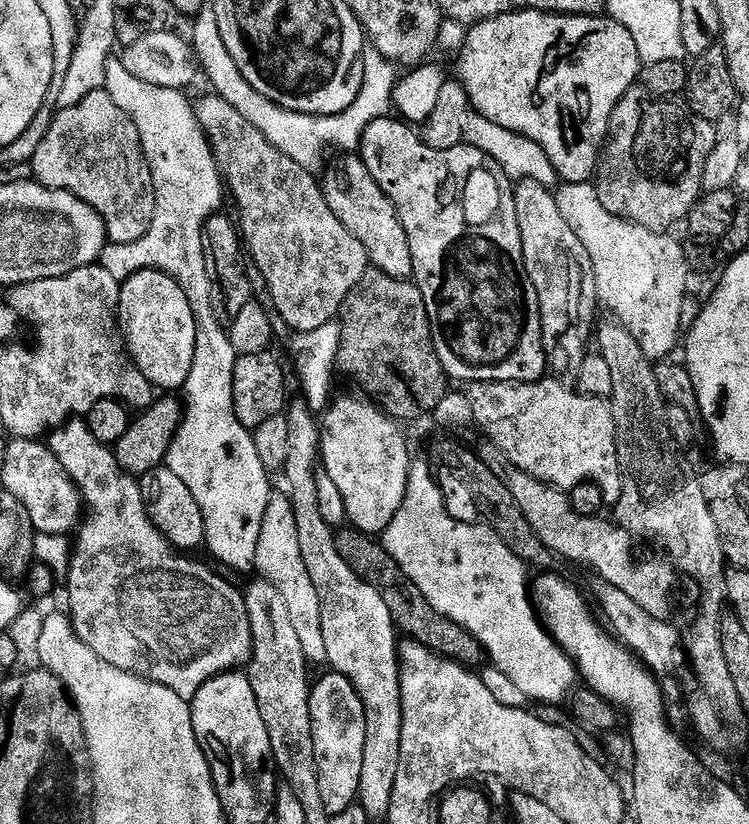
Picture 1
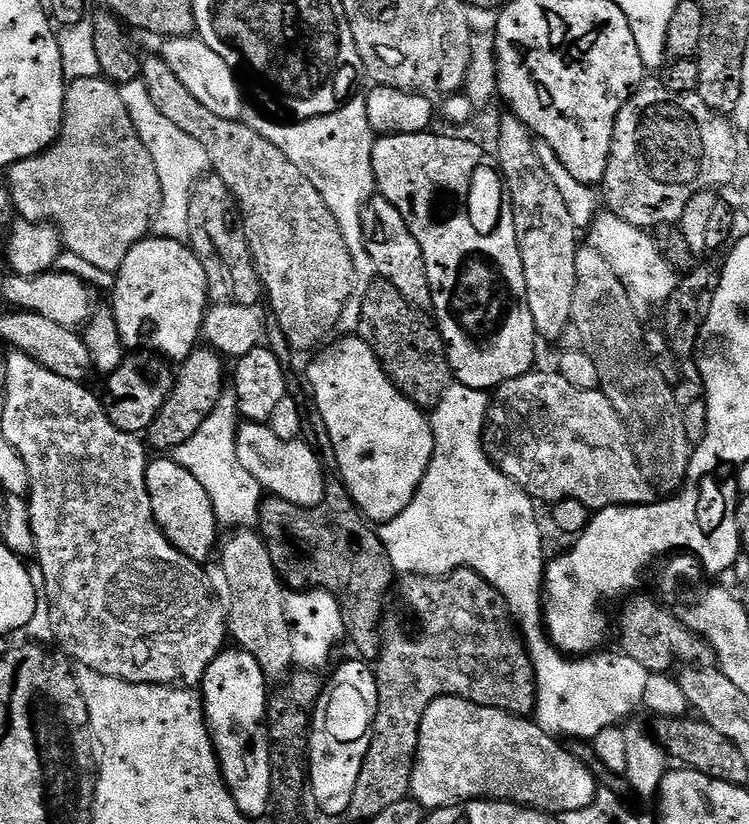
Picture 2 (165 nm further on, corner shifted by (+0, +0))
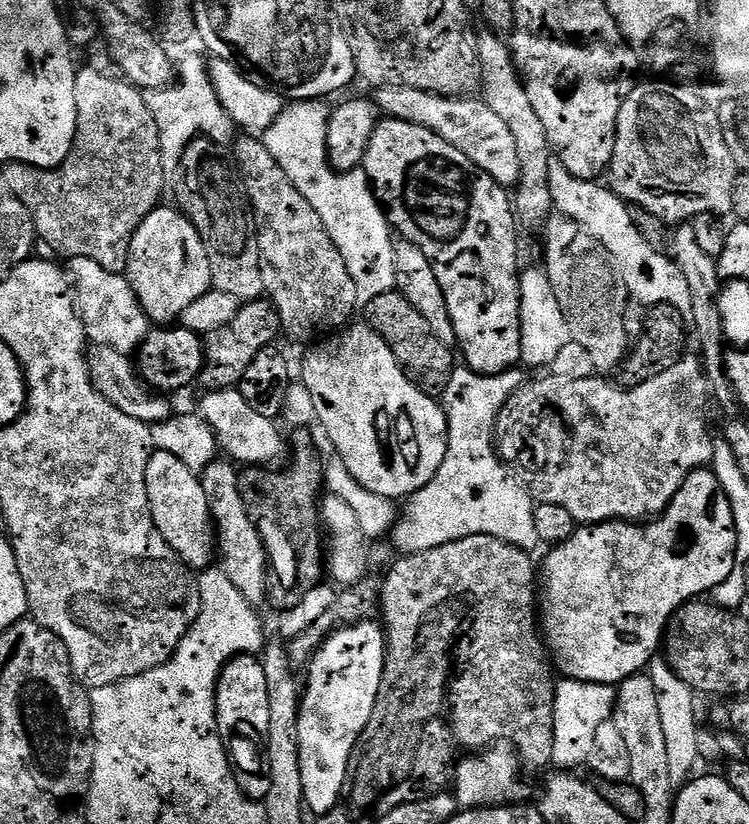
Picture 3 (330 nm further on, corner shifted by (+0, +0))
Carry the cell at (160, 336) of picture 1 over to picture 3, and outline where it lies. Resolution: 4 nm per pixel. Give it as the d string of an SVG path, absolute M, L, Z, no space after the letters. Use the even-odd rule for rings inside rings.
M157 207L145 218L142 226L138 226L130 242L126 273L145 314L160 326L179 321L188 307L212 288L212 269L202 263L204 246L196 234L196 227L183 211L175 212L164 207ZM171 236L176 237L169 244L156 244L156 240L168 240Z

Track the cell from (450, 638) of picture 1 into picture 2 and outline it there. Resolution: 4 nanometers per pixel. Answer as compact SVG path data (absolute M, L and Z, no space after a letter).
M336 478L329 479L325 486L325 497L313 508L300 508L274 495L261 499L258 531L264 545L270 550L270 558L280 574L281 581L286 584L292 580L288 586L292 590L324 589L339 597L350 638L352 634L352 644L361 652L357 653L364 658L375 657L378 652L378 632L376 636L372 629L372 608L383 602L384 595L391 588L393 591L394 569L384 553L379 531L364 519L343 483Z

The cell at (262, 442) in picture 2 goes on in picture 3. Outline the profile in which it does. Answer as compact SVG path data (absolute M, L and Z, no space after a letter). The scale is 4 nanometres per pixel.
M224 389L222 391L204 394L199 413L216 434L221 449L226 450L225 455L235 463L245 467L272 468L281 464L288 452L285 437L281 436L277 427L279 425L265 418L250 406L239 389Z

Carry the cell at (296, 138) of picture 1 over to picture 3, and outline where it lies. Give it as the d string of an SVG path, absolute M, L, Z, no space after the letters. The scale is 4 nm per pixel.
M327 115L288 118L281 118L263 136L264 144L291 184L322 219L356 282L360 300L373 300L396 285L395 239L387 213L376 199L366 172L332 167L328 154L330 120Z

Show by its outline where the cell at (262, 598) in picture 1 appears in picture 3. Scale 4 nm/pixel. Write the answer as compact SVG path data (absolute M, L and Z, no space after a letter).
M227 459L214 460L202 473L206 498L210 502L212 522L216 525L218 537L218 560L222 571L238 586L242 598L253 606L260 606L268 599L270 585L270 565L268 552L262 538L247 513L240 493L240 472L235 463Z

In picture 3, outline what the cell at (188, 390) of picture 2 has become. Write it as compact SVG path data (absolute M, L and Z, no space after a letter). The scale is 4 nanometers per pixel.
M267 299L245 303L234 322L207 333L204 340L204 368L200 372L199 383L204 383L208 392L235 389L244 379L246 370L250 370L250 362L254 362L254 358L258 358L258 354L271 345L268 343L275 338L276 330L278 332L276 309Z

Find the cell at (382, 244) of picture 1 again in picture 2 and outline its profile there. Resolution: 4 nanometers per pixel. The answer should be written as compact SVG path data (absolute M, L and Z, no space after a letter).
M376 194L364 207L364 216L361 218L364 231L365 250L376 267L376 275L385 280L406 302L416 308L428 310L432 307L432 295L428 289L426 278L426 262L422 258L422 246L410 234L402 214L393 206L385 196Z

